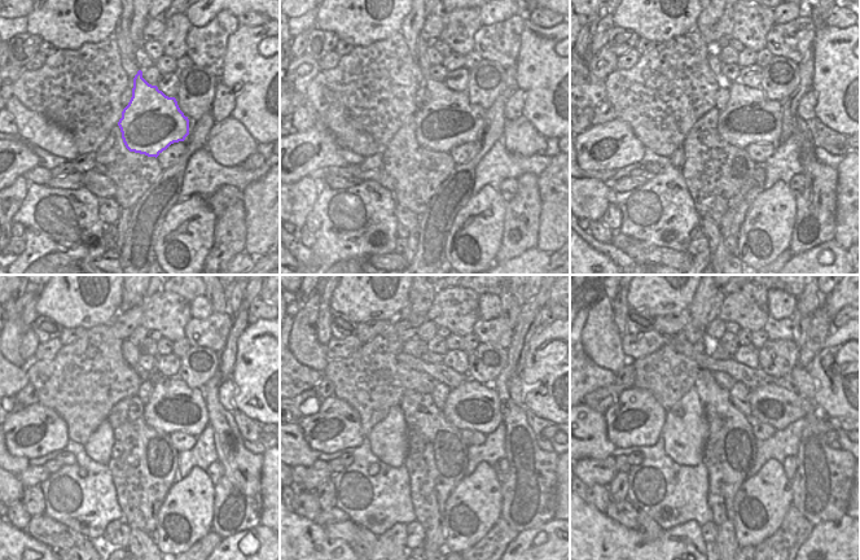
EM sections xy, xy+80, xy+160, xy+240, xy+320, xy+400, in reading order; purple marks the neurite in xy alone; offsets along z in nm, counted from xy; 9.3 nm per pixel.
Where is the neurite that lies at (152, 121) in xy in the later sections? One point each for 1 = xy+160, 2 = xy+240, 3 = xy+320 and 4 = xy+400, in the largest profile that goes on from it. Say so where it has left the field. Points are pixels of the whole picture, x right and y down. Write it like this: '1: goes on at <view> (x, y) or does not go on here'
1: goes on at xy+160 (749, 117)
2: goes on at xy+240 (172, 406)
3: goes on at xy+320 (474, 406)
4: goes on at xy+400 (779, 406)

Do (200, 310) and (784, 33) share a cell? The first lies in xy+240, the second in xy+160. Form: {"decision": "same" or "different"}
{"decision": "different"}

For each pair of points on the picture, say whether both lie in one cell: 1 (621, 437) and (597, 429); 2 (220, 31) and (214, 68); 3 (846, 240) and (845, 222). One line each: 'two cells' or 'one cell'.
1: two cells
2: one cell
3: one cell

